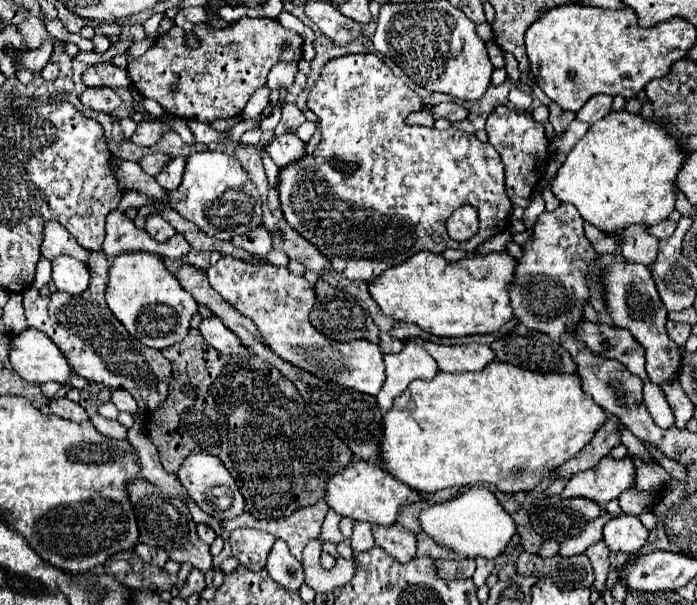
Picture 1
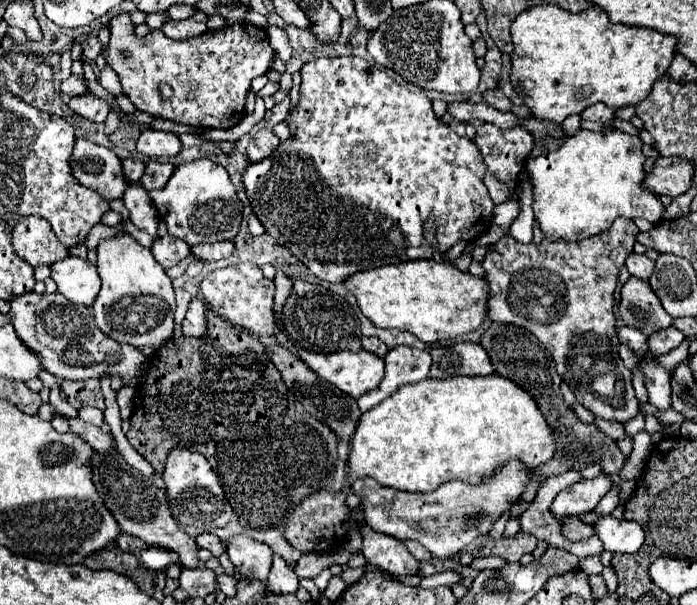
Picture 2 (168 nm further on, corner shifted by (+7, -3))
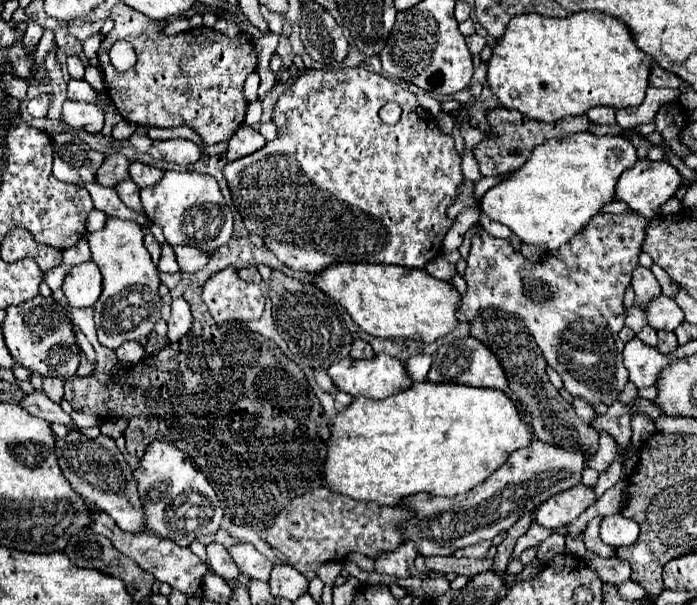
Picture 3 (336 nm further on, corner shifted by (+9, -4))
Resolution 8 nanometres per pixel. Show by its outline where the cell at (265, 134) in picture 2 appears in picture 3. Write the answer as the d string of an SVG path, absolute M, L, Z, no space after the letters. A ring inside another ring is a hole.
M243 124L229 140L229 146L227 146L227 160L233 162L233 160L239 160L239 158L245 158L253 152L257 152L259 148L263 148L267 144L267 140L251 126Z

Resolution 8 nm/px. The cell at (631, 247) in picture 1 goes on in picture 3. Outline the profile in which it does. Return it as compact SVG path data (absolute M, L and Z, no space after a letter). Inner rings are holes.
M637 266L631 276L631 286L635 290L635 306L645 308L647 300L653 300L661 294L661 286L649 268Z

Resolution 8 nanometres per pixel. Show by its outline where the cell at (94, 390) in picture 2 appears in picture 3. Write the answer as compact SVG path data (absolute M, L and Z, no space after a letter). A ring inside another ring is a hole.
M189 286L183 298L193 310L193 326L187 336L169 342L157 354L145 356L129 366L129 376L123 384L113 380L103 384L95 376L65 380L63 398L75 412L95 414L103 420L127 416L127 452L135 458L141 458L153 440L169 442L187 452L209 478L223 504L225 516L231 518L233 524L249 526L261 534L295 496L325 484L323 466L327 448L323 446L327 446L331 430L303 370L289 360L273 340L247 330L247 326L239 322L215 324L199 296L199 286Z

